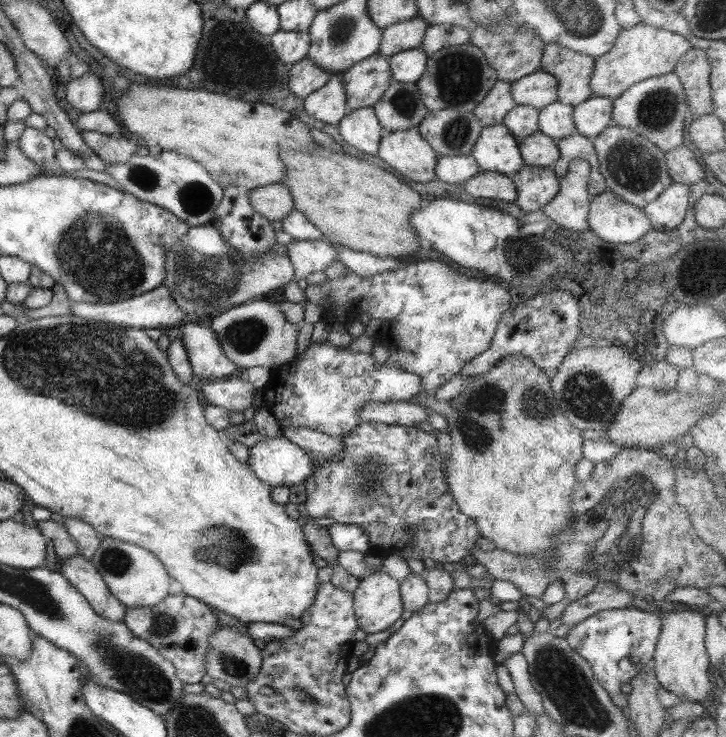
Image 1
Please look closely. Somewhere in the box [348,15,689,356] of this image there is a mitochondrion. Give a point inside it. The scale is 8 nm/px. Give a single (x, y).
(459, 75)

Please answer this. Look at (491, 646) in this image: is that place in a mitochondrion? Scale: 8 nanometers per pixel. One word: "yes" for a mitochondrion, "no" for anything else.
no

